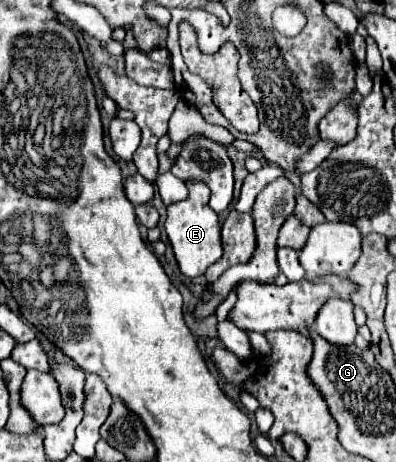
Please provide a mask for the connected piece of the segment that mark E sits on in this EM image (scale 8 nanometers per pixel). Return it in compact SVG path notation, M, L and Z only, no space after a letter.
M191 180L187 182L187 188L189 196L185 200L167 206L165 230L181 272L189 278L197 278L203 276L205 270L221 258L221 224L217 214L209 208L209 188L203 182L191 182Z

